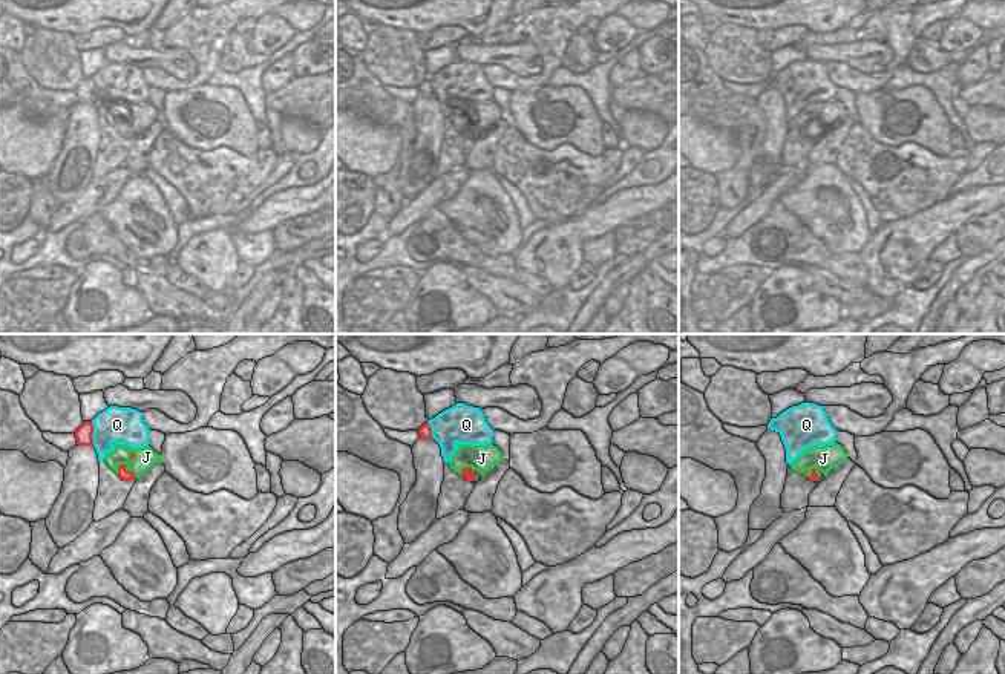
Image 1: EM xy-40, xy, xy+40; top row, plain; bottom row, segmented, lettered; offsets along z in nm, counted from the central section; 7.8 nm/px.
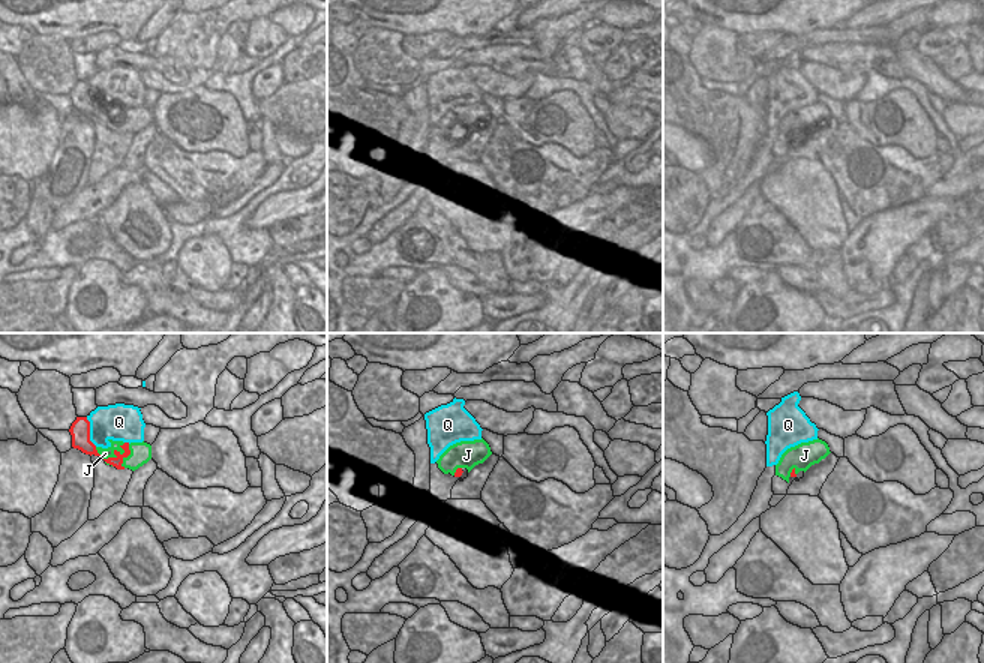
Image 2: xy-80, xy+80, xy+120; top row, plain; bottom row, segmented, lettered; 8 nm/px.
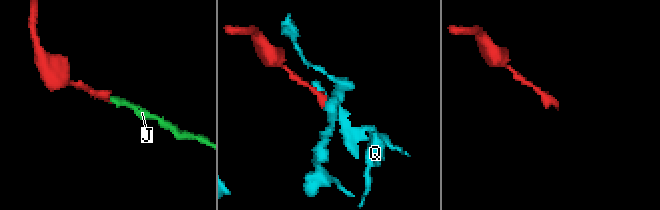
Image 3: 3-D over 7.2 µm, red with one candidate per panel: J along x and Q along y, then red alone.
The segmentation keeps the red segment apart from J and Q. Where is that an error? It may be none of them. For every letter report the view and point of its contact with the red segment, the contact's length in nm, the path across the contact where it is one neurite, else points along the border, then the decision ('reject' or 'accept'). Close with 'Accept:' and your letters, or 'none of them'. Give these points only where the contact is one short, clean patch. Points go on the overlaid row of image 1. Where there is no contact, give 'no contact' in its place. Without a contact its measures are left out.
J: contact xy-40 (126, 466); length 180 nm; accept
Q: contact xy-40 (92, 432); length 190 nm; reject
Accept: J

